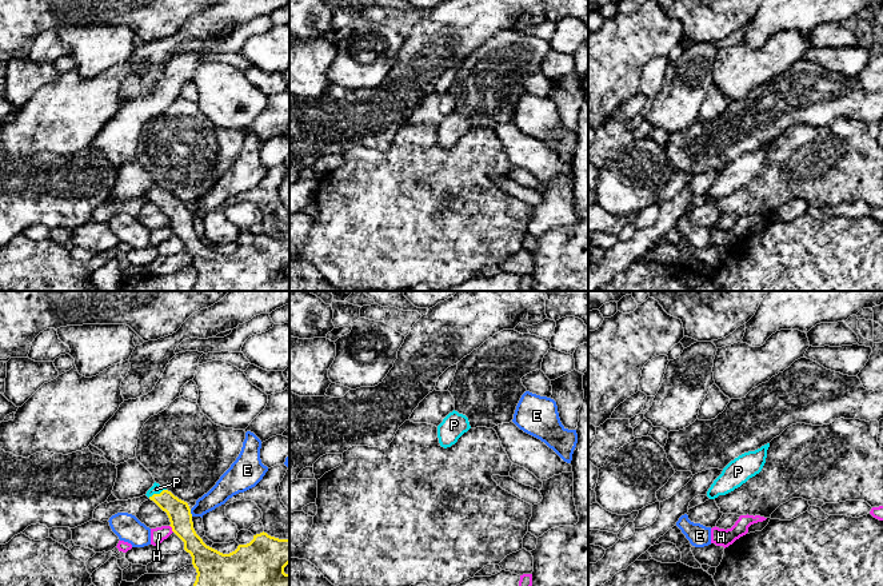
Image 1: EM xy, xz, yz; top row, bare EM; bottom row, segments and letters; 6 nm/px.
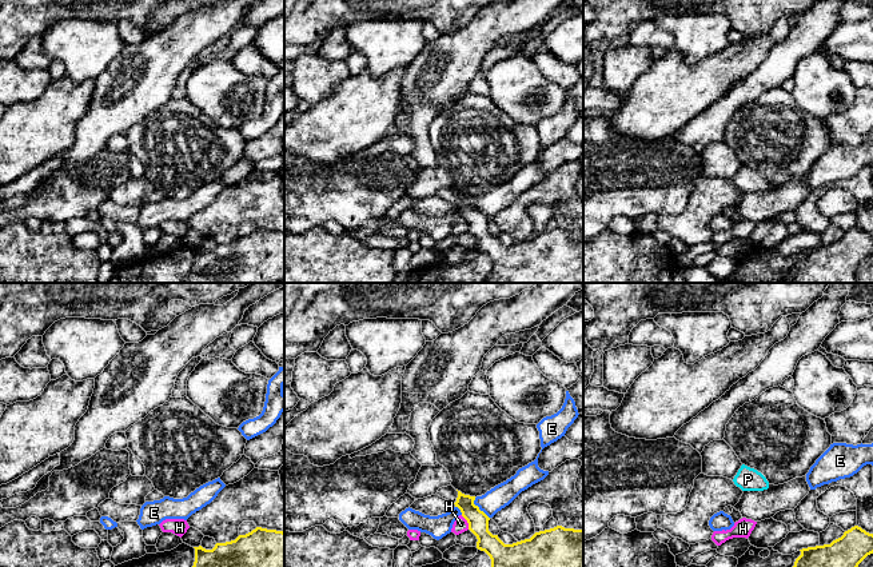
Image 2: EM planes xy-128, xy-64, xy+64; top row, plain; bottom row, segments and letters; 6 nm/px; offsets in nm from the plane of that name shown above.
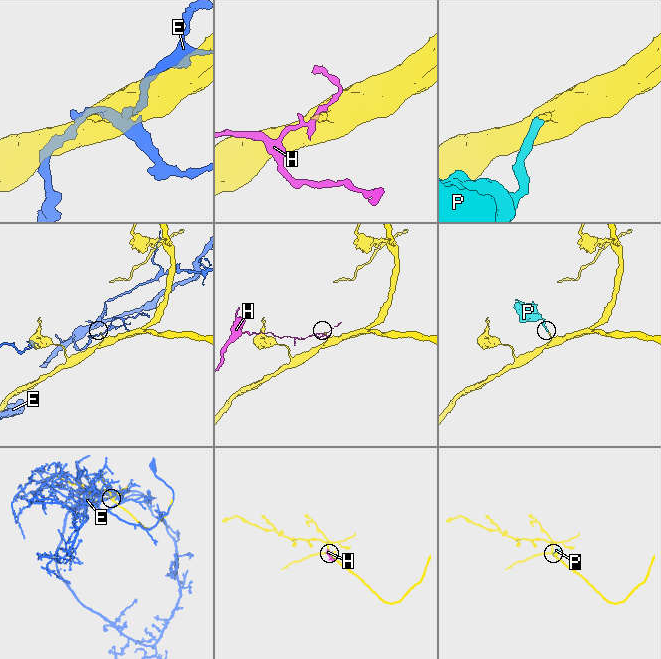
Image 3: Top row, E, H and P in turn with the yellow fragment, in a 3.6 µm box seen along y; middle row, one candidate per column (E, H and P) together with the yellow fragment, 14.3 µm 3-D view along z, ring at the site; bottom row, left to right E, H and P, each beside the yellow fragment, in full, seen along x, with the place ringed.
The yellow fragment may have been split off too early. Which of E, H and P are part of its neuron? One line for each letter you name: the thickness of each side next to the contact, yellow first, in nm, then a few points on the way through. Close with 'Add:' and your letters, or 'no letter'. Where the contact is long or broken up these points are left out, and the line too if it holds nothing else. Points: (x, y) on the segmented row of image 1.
P: calibres 140 and 60 nm; way xy (179, 513), (156, 494), (156, 489)
Add: P

